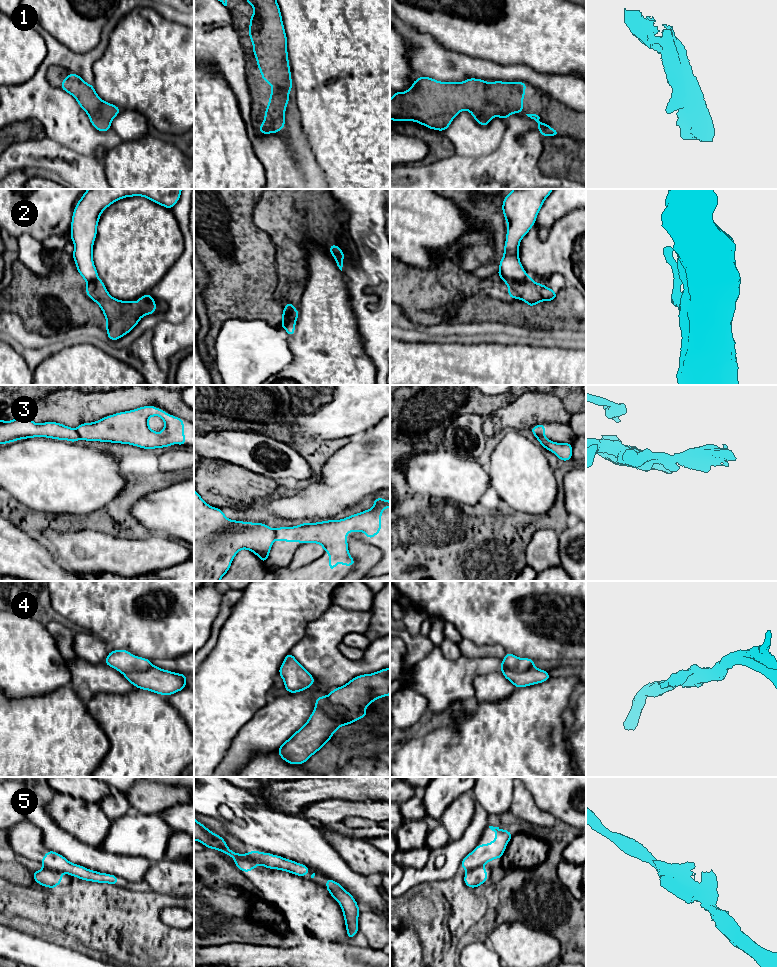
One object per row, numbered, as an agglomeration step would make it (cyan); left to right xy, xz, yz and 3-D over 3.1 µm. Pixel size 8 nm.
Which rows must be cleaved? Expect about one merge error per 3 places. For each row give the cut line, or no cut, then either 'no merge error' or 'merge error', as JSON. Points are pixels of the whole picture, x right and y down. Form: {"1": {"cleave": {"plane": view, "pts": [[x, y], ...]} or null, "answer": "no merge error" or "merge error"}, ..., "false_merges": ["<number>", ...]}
{"1": {"cleave": null, "answer": "no merge error"}, "2": {"cleave": {"plane": "xz", "pts": [[295, 308], [285, 311], [287, 320], [282, 326]]}, "answer": "merge error"}, "3": {"cleave": {"plane": "xz", "pts": [[274, 529], [275, 539]]}, "answer": "merge error"}, "4": {"cleave": {"plane": "xz", "pts": [[315, 707], [327, 710], [335, 716], [341, 716], [346, 711]]}, "answer": "merge error"}, "5": {"cleave": {"plane": "xy", "pts": [[44, 867], [61, 873]]}, "answer": "merge error"}, "false_merges": ["2", "3", "4", "5"]}

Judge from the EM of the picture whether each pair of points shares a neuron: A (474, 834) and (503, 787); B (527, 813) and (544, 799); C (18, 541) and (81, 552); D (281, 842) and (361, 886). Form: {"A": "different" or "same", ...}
{"A": "different", "B": "different", "C": "different", "D": "same"}

